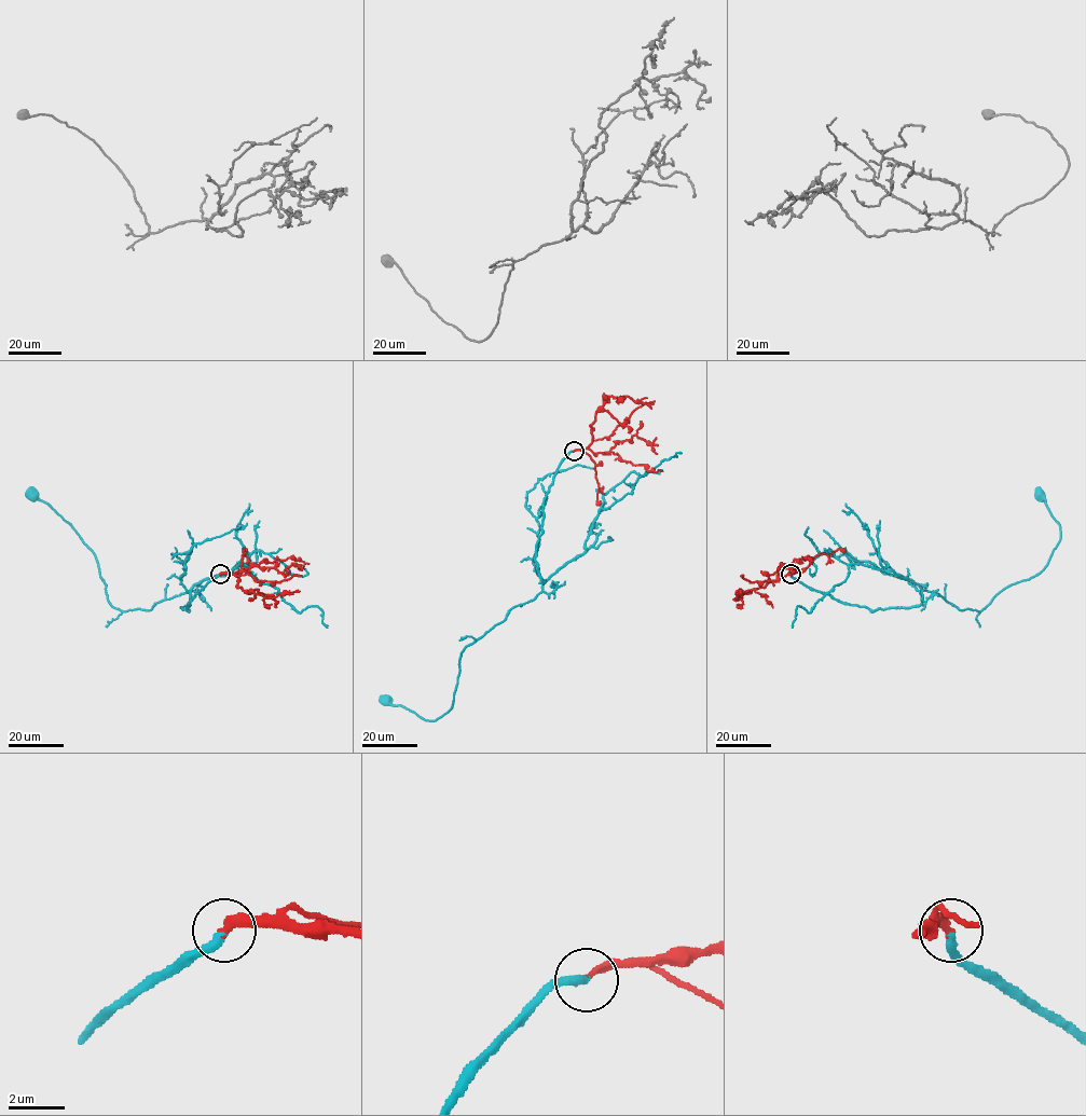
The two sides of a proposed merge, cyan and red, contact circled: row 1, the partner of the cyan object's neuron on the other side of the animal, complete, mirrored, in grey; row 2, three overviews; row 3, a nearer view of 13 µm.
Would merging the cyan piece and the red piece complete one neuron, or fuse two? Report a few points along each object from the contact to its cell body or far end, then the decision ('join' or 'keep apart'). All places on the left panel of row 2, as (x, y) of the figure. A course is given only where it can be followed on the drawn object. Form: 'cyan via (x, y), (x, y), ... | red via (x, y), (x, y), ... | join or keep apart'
cyan via (220, 574), (188, 610), (180, 607), (190, 590), (151, 609), (121, 610), (108, 600), (93, 551), (31, 495) | red via (220, 574), (238, 576), (236, 587), (266, 597), (300, 591) | join

